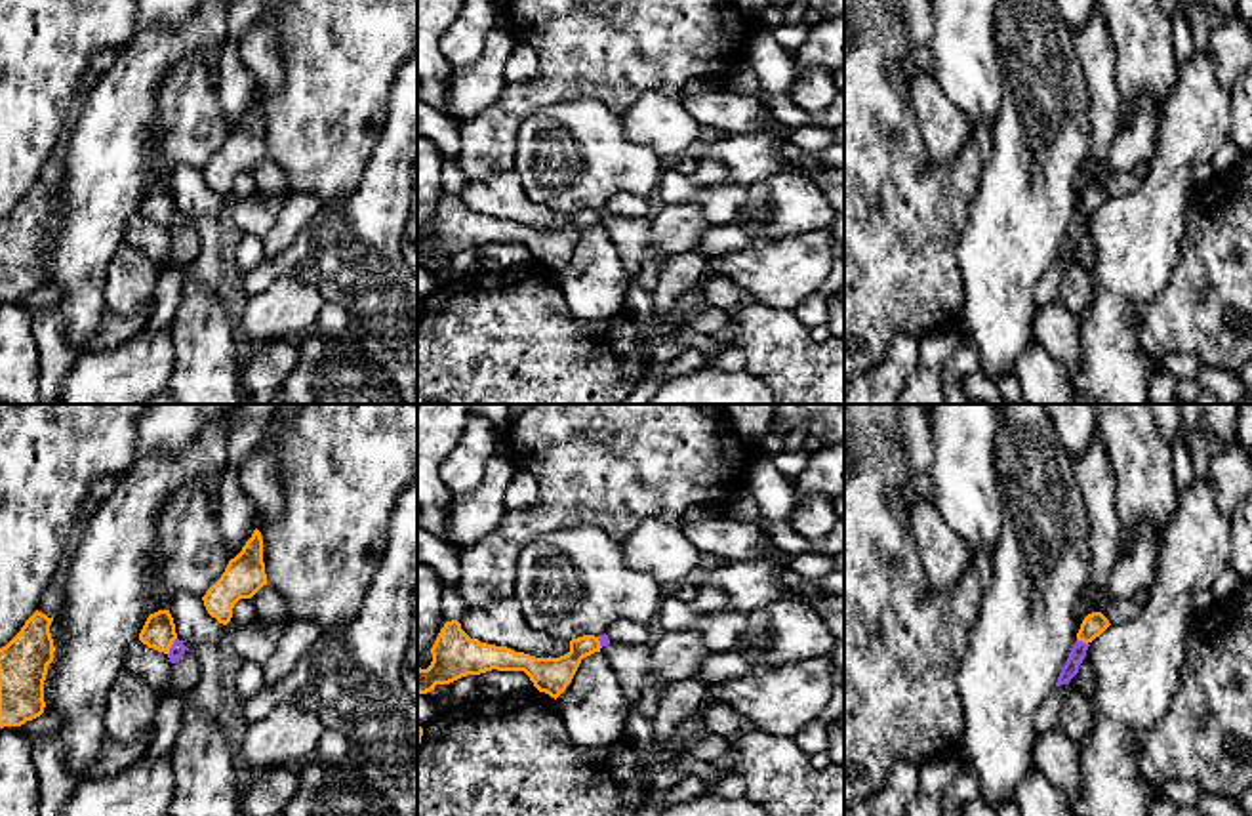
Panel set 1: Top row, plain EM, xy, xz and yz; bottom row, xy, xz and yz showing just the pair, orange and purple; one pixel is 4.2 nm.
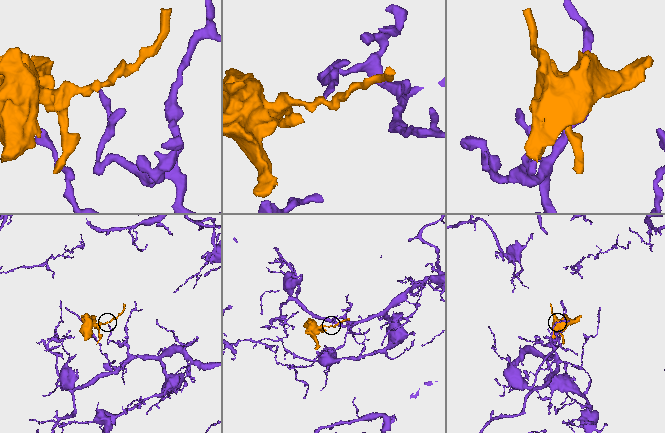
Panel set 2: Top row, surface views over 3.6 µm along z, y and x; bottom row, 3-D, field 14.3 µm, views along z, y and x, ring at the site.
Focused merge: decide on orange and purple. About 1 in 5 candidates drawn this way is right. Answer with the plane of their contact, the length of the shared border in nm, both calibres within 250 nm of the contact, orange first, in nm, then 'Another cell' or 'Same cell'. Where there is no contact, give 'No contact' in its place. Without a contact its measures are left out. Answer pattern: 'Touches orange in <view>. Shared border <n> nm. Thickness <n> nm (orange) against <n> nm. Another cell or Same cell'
Touches orange in xy. Shared border 90 nm. Thickness 140 nm (orange) against 70 nm. Another cell

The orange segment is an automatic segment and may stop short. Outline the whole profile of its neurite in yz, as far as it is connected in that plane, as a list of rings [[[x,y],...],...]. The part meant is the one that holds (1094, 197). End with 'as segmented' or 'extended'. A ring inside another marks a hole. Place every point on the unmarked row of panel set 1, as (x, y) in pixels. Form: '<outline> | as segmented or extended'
[[[1092,185],[1082,193],[1077,212],[1088,217],[1096,210],[1100,210],[1109,198],[1109,193],[1101,185]]] | as segmented

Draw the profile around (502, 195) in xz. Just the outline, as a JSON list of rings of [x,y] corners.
[[[515,170],[494,173],[480,181],[469,181],[461,193],[461,202],[484,217],[507,219],[535,231],[549,231],[556,212],[534,202]]]

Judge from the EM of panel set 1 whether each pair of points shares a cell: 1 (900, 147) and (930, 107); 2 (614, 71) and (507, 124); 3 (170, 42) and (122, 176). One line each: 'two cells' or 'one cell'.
1: two cells
2: one cell
3: one cell

